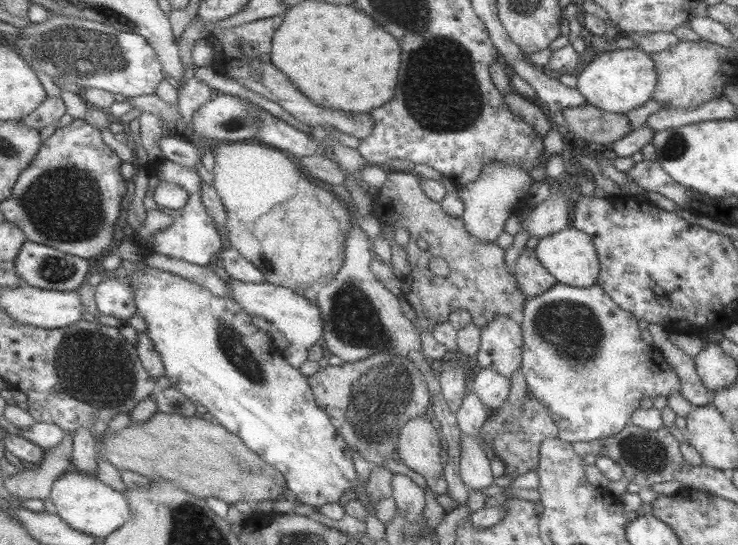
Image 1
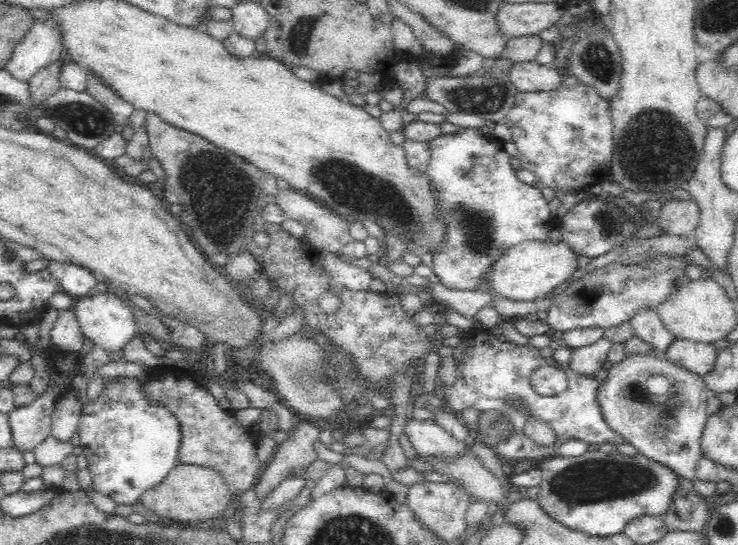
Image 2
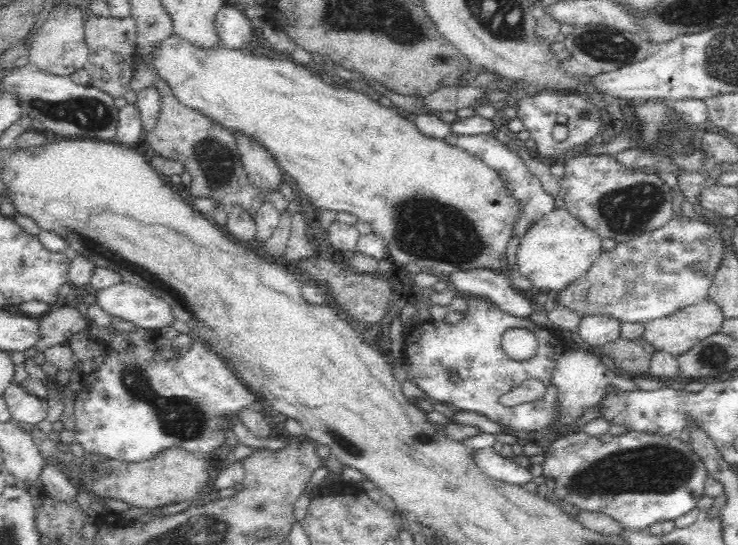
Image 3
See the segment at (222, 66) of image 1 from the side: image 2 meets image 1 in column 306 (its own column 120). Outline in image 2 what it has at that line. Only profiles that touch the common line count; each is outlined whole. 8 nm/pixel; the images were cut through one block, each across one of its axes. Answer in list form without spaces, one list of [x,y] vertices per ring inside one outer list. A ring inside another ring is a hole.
[[[86,69],[87,91],[111,113],[118,123],[129,122],[130,114],[135,106],[118,94],[101,76],[98,76],[92,69]]]

